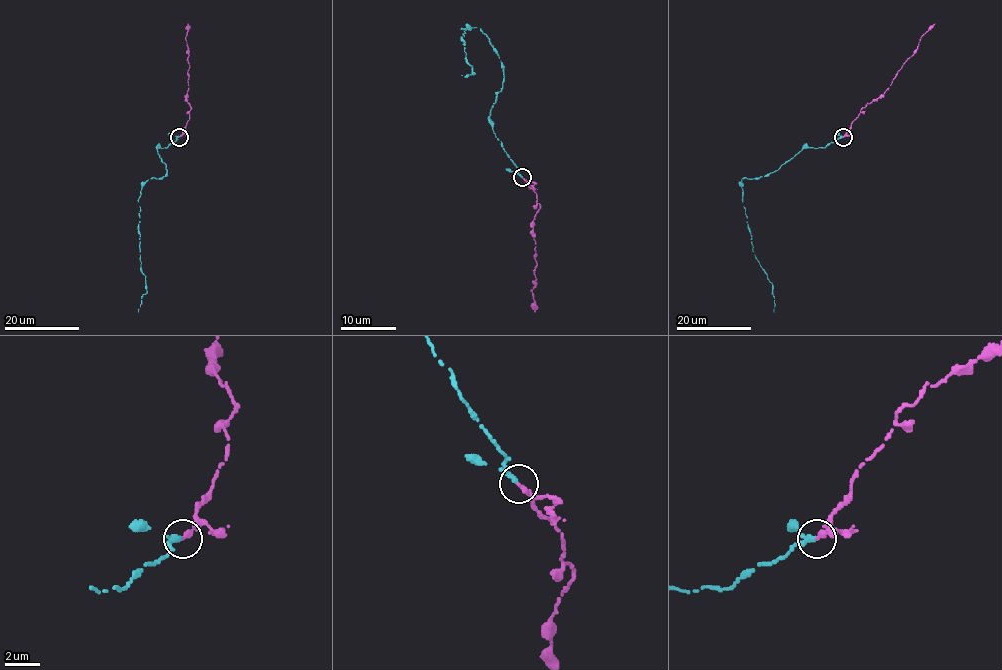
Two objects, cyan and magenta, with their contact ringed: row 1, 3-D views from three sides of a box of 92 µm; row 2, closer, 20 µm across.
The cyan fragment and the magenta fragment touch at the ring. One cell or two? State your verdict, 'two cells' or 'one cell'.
one cell

